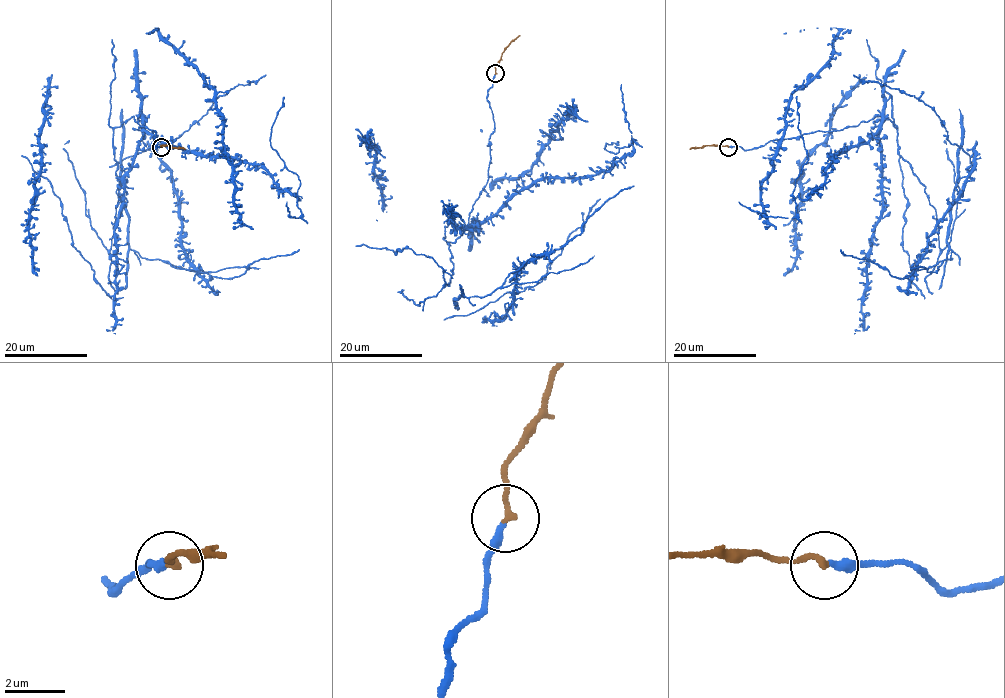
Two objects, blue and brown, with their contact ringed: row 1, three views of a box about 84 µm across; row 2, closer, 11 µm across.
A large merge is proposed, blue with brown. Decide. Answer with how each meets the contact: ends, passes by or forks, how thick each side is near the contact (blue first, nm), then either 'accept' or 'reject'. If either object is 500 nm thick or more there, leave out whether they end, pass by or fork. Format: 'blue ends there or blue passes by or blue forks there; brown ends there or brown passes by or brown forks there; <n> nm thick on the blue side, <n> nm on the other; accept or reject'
blue ends there; brown ends there; 280 nm thick on the blue side, 220 nm on the other; accept

